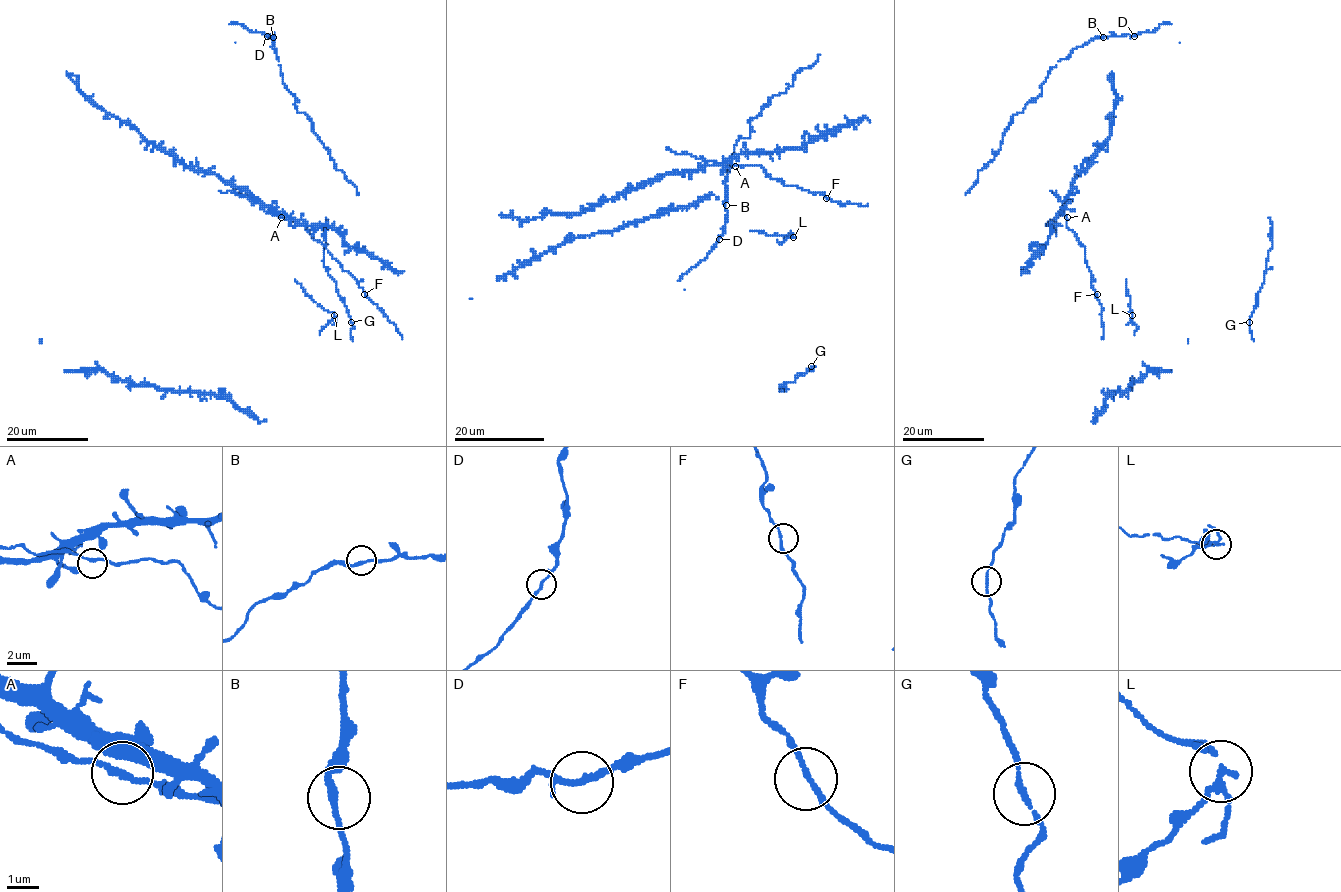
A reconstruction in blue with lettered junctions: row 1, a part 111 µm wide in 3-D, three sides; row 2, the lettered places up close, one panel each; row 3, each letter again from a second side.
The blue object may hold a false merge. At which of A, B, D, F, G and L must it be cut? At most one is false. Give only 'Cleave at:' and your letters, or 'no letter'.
Cleave at: L

